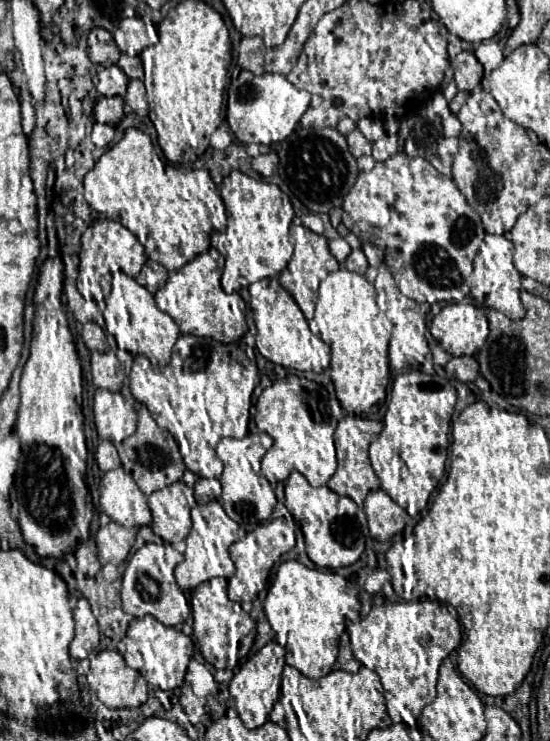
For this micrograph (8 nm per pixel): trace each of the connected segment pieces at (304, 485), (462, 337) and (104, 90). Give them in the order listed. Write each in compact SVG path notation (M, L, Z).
M293 471L285 483L285 507L301 525L307 555L321 569L339 569L353 565L365 549L367 519L359 505L343 495L337 495L329 487L311 487L307 479Z
M451 303L443 307L429 327L441 347L455 357L475 355L489 333L487 317L481 309L467 303Z
M117 65L97 67L97 73L93 77L95 89L105 97L113 97L113 95L123 97L127 91L127 83L129 83L129 77Z

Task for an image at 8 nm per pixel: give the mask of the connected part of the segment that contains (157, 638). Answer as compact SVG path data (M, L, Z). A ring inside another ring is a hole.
M145 615L141 619L133 619L129 623L127 635L118 645L119 652L125 657L125 663L131 669L137 669L145 680L151 685L157 685L161 689L175 689L183 683L187 665L193 657L193 643L191 637L183 635L175 627L167 627L159 623L155 617Z

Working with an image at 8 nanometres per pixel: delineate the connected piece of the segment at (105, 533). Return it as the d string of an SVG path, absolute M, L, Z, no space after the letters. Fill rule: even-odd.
M111 521L97 531L95 541L97 541L97 559L101 565L107 565L107 563L121 565L133 547L135 531ZM101 549L103 549L103 555L101 555Z

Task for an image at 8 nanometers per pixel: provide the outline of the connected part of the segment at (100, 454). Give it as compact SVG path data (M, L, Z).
M101 441L99 443L95 459L97 459L97 465L99 465L101 471L117 469L119 467L119 455L117 455L117 449L113 447L111 441Z

